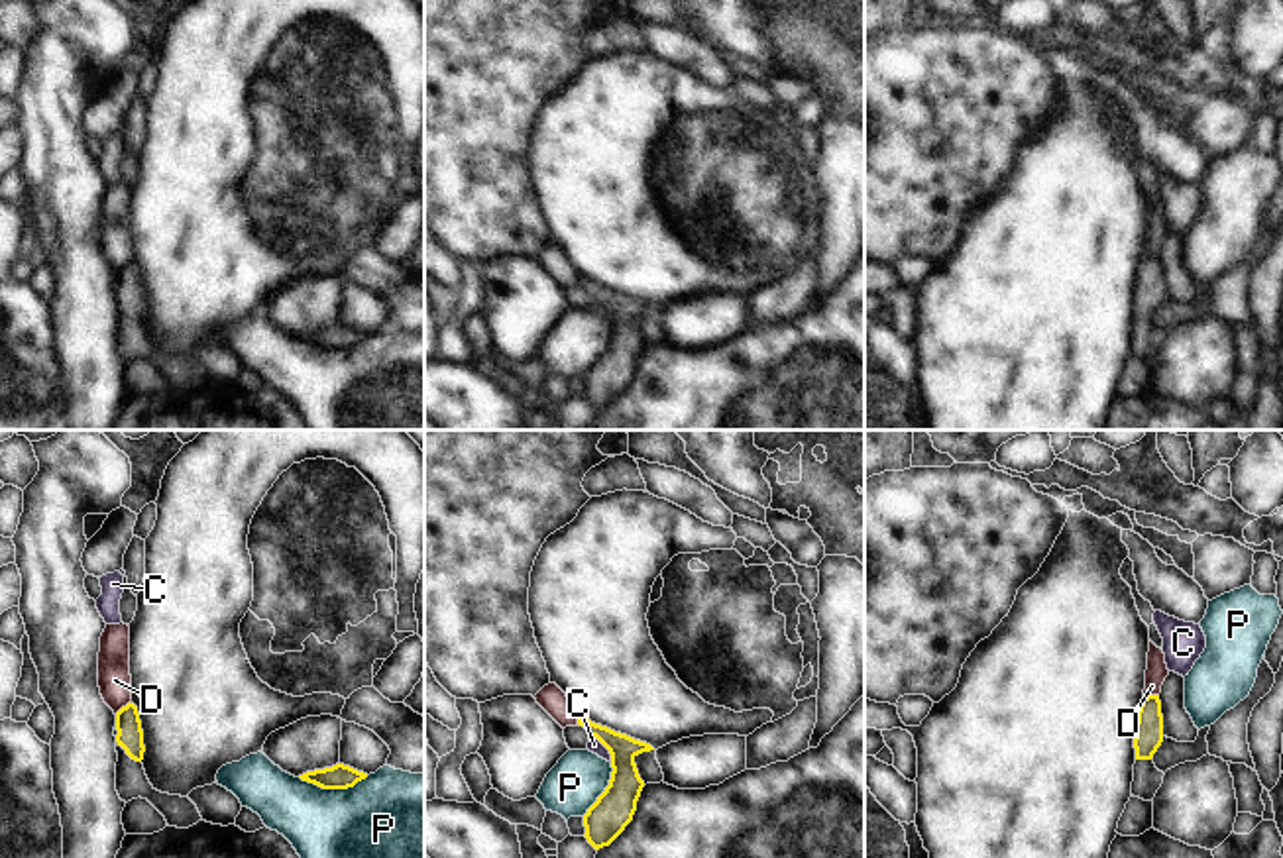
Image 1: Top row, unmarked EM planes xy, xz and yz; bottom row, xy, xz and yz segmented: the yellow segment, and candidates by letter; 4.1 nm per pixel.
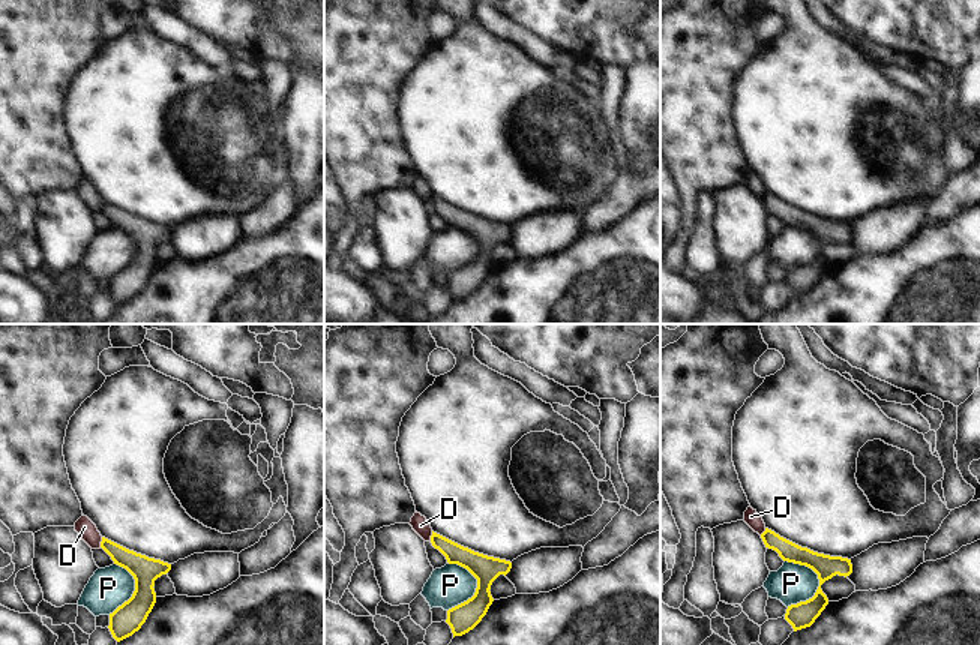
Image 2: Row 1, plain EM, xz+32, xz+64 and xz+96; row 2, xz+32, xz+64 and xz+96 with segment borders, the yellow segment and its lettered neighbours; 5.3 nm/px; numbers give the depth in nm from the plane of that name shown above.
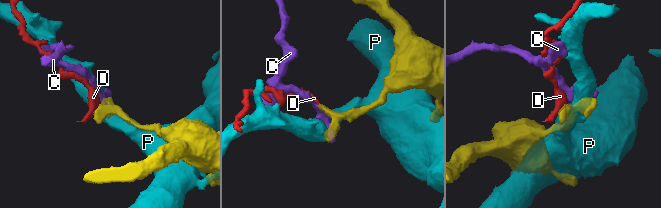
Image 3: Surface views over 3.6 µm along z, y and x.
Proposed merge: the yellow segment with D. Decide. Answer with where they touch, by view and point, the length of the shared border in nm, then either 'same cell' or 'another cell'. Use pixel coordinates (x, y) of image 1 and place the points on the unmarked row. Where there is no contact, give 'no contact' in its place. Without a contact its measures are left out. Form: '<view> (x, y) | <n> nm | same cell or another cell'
xy (122, 268) | 90 nm | another cell

